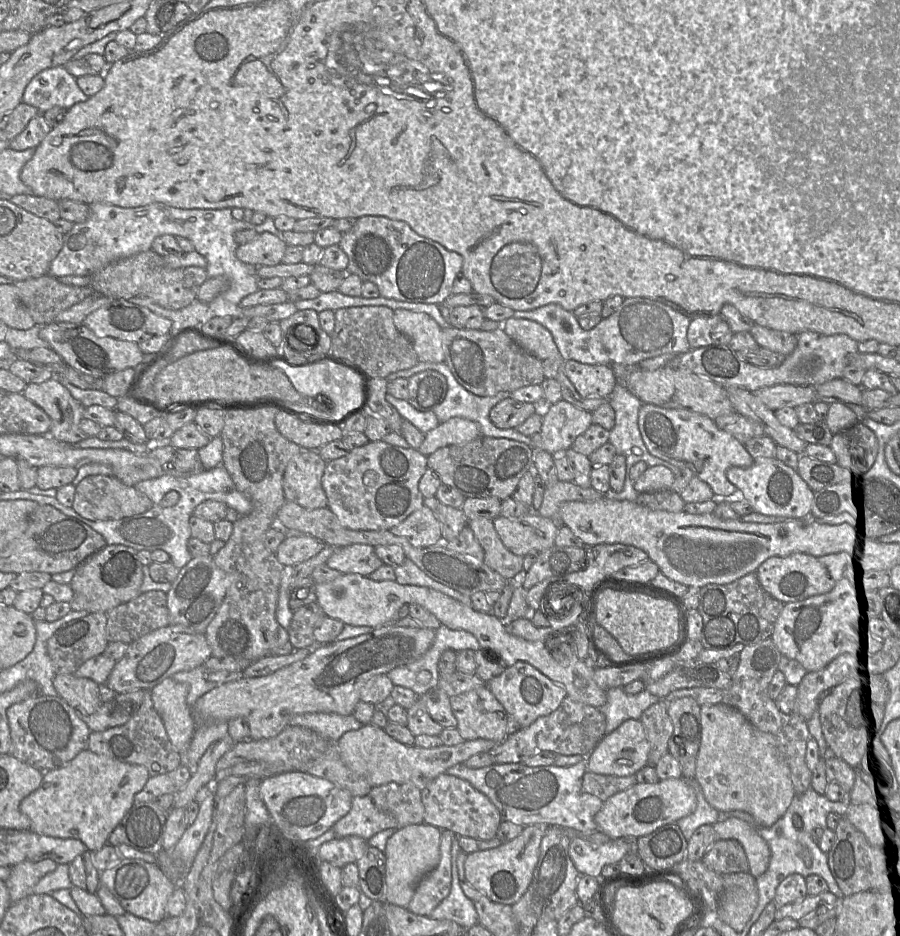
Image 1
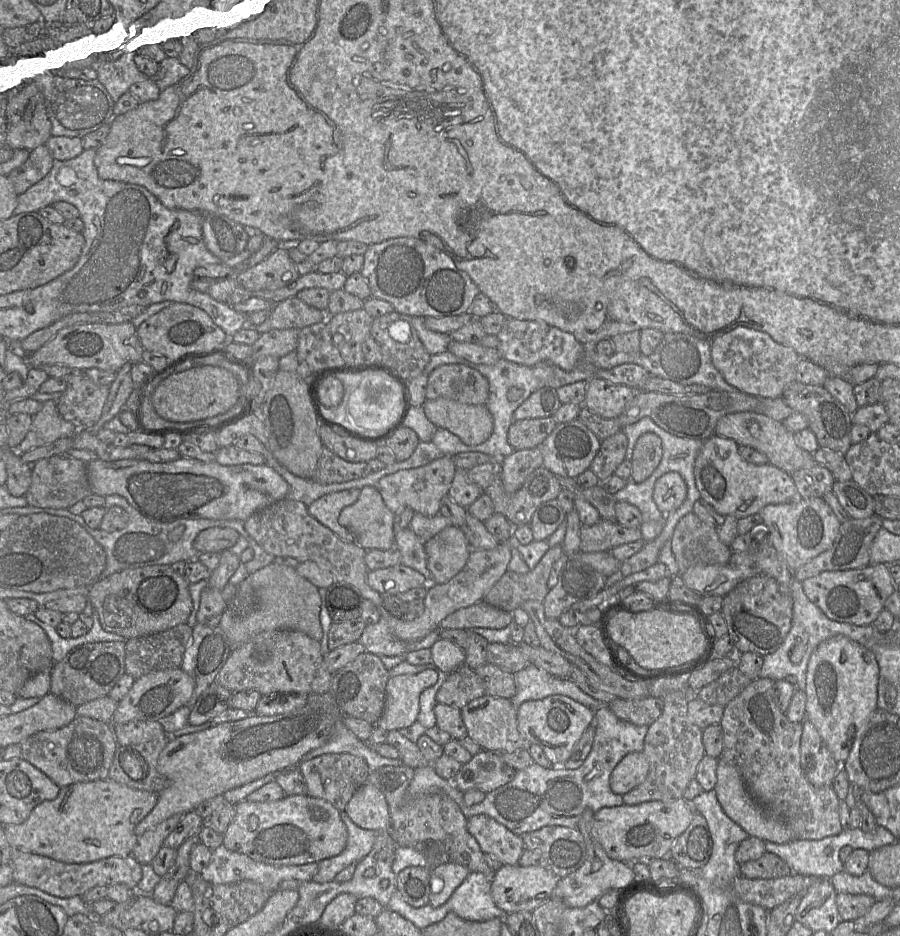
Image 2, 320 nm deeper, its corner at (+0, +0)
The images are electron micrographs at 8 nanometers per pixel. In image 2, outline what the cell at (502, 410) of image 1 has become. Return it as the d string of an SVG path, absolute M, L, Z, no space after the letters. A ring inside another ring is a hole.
M553 417L515 420L507 437L515 450L539 447L557 426Z

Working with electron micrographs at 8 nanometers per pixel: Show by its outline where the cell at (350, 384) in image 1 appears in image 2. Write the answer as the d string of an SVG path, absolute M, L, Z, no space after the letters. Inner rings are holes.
M364 371L360 373L338 373L335 377L342 383L344 395L340 403L333 407L320 407L324 417L345 424L366 434L382 434L394 428L403 418L407 401L403 386L392 377L380 371Z

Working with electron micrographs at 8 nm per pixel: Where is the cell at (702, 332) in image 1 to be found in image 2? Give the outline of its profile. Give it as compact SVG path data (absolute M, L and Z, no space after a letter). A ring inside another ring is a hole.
M736 327L710 341L711 360L724 380L744 393L758 398L782 398L784 390L796 380L796 366L803 358L793 348L774 341L767 333Z

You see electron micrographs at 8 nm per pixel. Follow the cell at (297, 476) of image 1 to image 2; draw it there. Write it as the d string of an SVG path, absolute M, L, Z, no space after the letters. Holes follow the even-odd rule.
M359 489L329 493L308 505L308 512L343 540L355 542L354 534L339 523L338 517L345 507L357 501L359 495Z

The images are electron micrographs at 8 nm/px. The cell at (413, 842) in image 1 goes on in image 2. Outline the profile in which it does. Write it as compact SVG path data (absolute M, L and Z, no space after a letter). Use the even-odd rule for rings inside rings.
M452 861L441 864L430 871L429 904L434 908L444 905L470 873L463 865Z

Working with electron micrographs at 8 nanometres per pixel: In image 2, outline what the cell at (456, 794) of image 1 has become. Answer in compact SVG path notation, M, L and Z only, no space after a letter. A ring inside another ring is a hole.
M484 814L468 818L467 830L477 840L484 854L494 856L502 865L519 865L525 849L521 836Z

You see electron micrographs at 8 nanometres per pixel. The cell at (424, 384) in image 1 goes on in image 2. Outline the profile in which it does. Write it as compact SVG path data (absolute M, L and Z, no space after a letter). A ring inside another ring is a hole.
M441 365L428 374L427 400L447 398L468 405L485 405L488 397L487 378L465 365Z

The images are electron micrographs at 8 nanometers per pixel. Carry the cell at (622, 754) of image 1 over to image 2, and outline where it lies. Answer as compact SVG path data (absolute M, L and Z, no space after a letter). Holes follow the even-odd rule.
M643 752L628 753L613 769L609 779L610 788L622 796L642 784L648 772L649 763Z

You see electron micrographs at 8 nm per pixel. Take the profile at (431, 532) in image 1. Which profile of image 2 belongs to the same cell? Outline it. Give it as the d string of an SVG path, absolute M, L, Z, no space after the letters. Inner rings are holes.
M449 525L424 542L427 567L436 584L449 582L466 565L471 548L463 531Z

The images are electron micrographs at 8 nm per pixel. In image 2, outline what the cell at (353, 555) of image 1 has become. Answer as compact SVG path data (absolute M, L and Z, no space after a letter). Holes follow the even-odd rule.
M402 564L368 571L369 586L380 594L396 596L413 588L427 587L425 577L418 571Z

